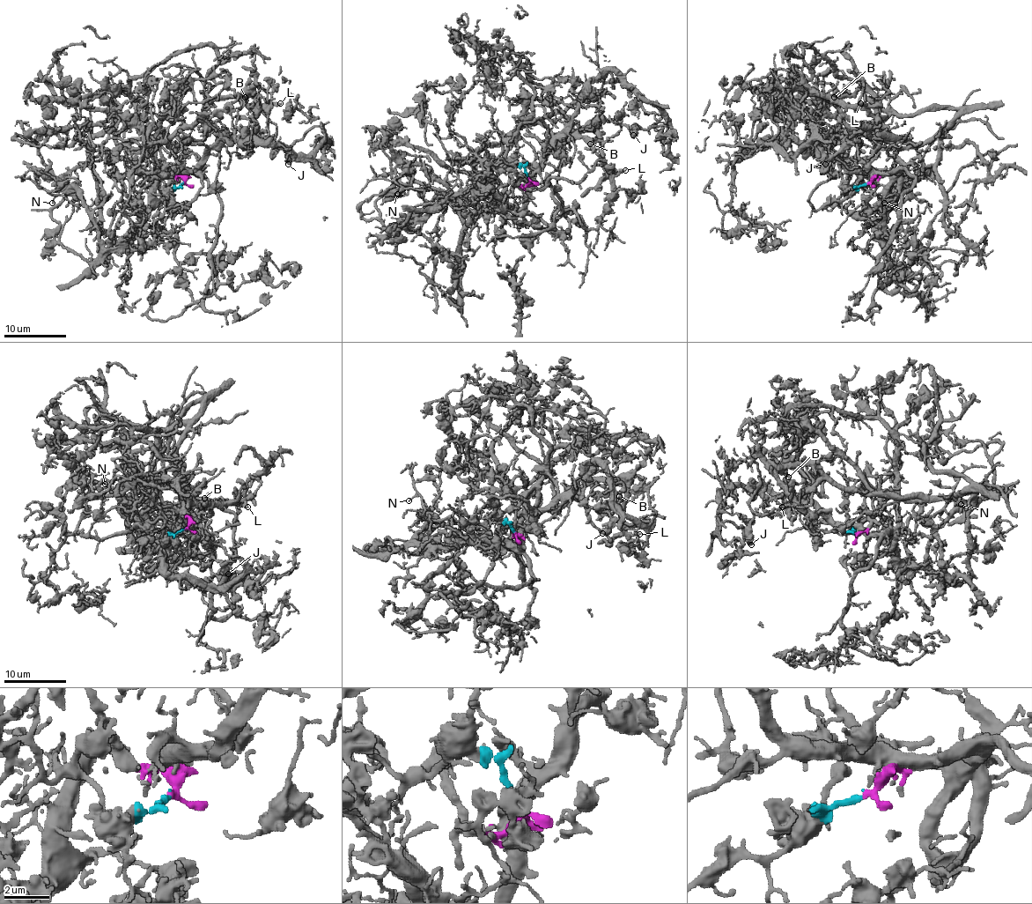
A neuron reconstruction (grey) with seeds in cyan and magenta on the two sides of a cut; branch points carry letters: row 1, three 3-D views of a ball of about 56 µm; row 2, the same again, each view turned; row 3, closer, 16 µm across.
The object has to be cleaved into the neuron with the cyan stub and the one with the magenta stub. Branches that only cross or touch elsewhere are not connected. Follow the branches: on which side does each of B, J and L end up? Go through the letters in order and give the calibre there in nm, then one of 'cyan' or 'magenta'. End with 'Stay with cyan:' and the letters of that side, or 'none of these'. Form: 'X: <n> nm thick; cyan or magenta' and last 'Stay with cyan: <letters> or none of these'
B: 300 nm thick; magenta
J: 600 nm thick; cyan
L: 320 nm thick; magenta
Stay with cyan: J

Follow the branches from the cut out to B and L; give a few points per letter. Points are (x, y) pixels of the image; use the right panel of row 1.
B: (867, 183), (877, 175), (858, 155), (851, 131), (873, 136), (821, 97), (839, 103), (835, 97)
L: (867, 183), (877, 175), (858, 155), (851, 131), (873, 136), (830, 100), (821, 97), (865, 107), (859, 103)

